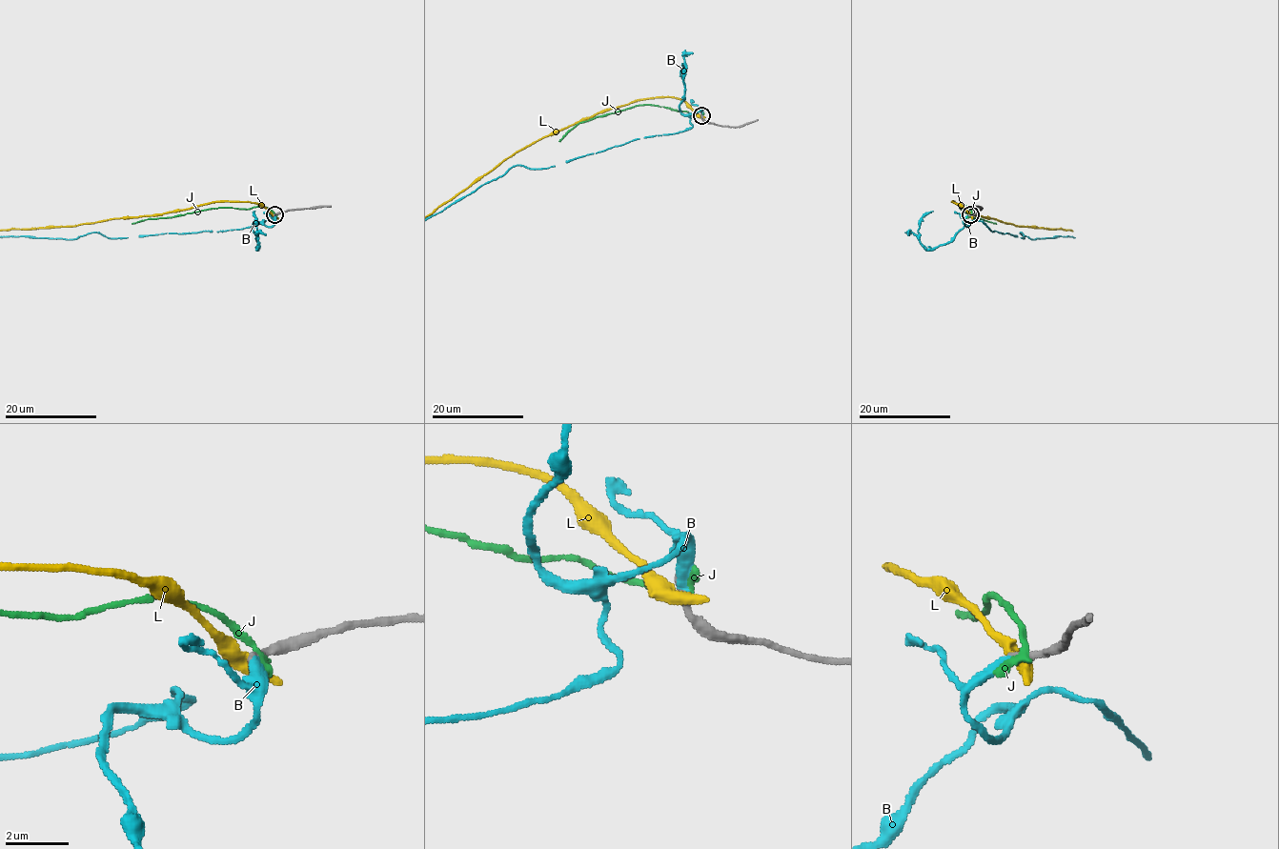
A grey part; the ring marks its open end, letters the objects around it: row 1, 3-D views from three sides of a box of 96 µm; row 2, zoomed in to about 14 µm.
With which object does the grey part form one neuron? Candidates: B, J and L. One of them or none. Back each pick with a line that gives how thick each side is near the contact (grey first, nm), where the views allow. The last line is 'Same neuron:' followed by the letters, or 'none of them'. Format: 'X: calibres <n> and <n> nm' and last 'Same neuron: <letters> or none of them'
B: calibres 240 and 360 nm
Same neuron: B

